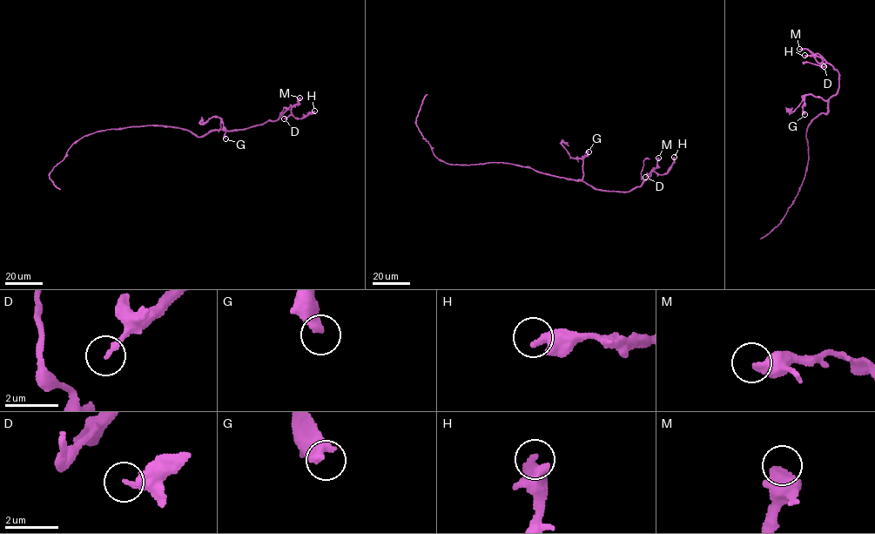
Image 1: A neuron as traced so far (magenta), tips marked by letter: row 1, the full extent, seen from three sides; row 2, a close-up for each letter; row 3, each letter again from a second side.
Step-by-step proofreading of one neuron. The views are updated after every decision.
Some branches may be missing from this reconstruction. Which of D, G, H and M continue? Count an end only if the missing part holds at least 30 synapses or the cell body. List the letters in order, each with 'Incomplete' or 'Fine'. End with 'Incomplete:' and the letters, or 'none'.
D: Fine
G: Fine
H: Fine
M: Fine
Incomplete: none

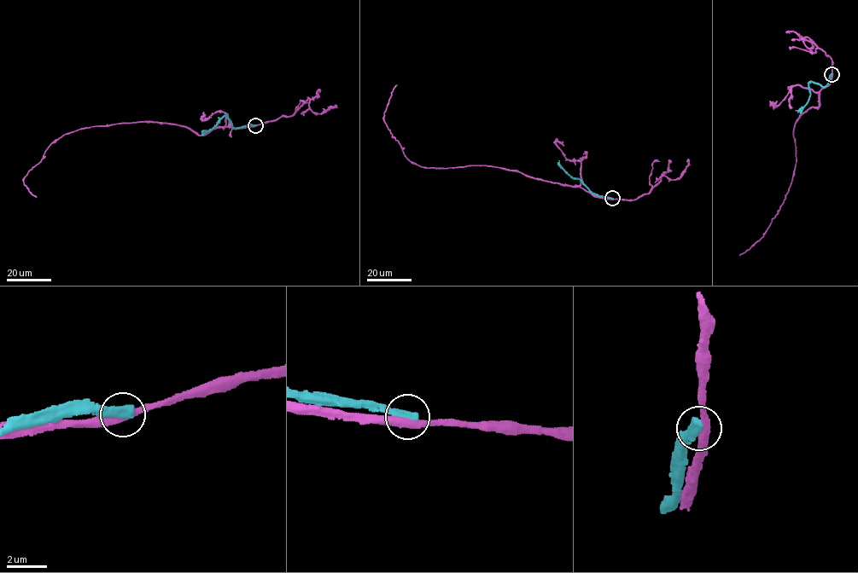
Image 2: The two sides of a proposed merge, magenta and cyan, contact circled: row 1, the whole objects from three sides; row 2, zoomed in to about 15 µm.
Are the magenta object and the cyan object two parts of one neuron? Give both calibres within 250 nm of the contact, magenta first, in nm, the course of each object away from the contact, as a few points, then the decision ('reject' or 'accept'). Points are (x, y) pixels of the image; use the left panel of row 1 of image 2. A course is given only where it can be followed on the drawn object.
420/400 nm | magenta via (255, 125), (214, 127), (201, 135), (178, 125), (148, 122), (78, 129), (53, 142), (24, 178), (36, 197) | cyan via (255, 125), (234, 127), (226, 116), (213, 128), (203, 130) | reject

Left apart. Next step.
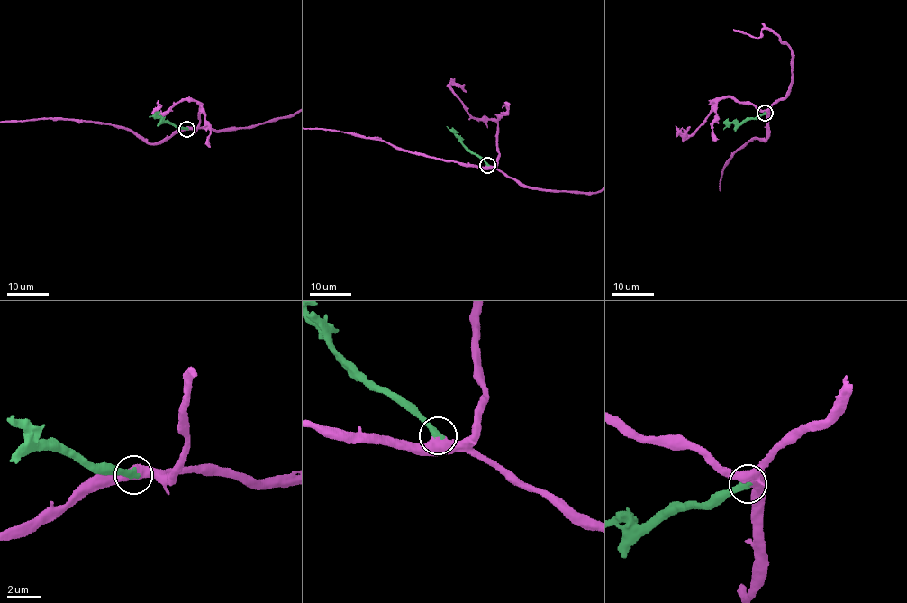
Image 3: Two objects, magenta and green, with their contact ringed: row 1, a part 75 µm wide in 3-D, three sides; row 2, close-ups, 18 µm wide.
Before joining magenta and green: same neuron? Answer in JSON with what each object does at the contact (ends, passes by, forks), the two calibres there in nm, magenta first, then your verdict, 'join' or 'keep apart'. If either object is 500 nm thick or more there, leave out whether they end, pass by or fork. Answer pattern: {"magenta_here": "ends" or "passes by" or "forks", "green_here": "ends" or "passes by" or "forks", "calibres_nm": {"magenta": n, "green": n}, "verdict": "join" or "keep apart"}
{"calibres_nm": {"magenta": 550, "green": 400}, "verdict": "join"}

